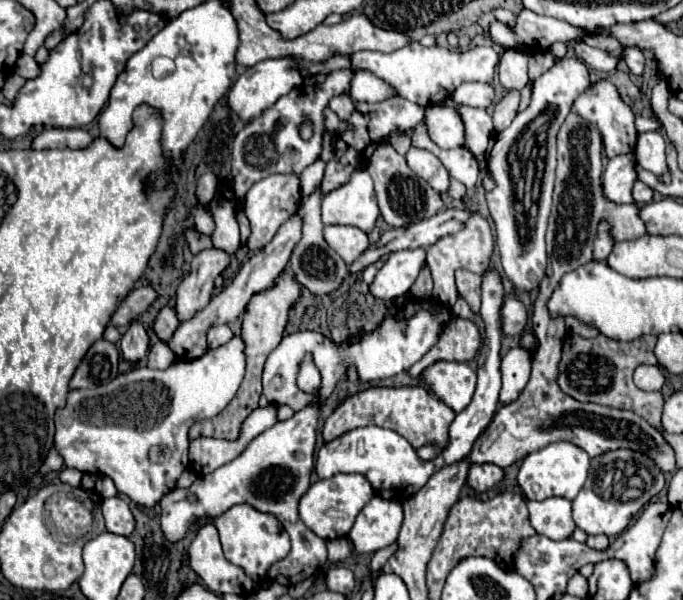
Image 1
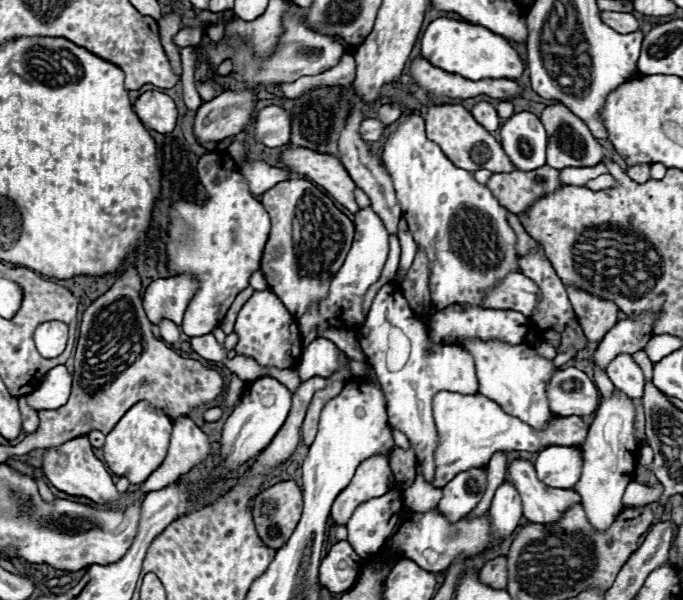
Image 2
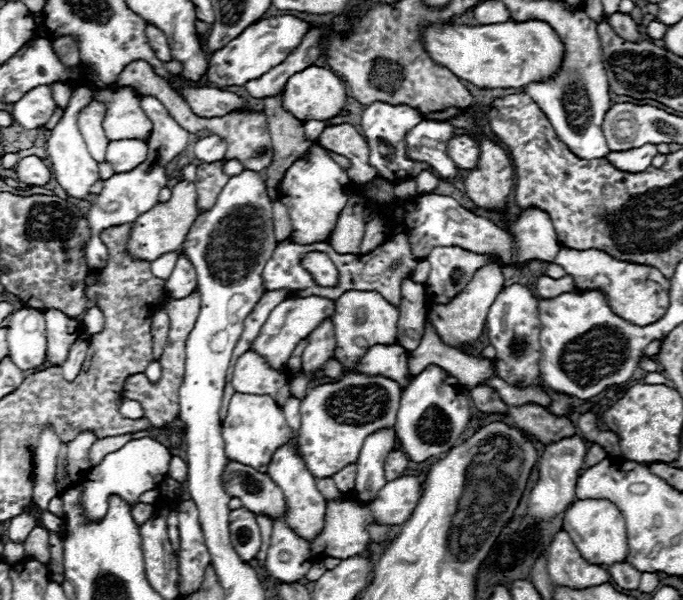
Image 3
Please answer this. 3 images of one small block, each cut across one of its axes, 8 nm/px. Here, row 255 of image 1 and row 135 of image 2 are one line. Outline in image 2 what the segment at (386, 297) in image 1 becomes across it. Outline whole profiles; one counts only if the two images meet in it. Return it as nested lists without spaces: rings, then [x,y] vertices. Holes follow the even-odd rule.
[[[410,114],[402,124],[396,126],[396,130],[388,136],[384,144],[382,162],[392,176],[396,196],[408,220],[414,242],[428,256],[430,296],[436,312],[442,312],[452,304],[484,306],[484,296],[488,296],[488,292],[496,288],[496,284],[500,284],[500,280],[504,280],[508,272],[520,272],[520,266],[516,264],[516,234],[506,220],[508,210],[498,204],[498,200],[486,186],[474,180],[472,172],[456,168],[444,156],[440,146],[432,144],[426,138],[424,120],[420,116]]]

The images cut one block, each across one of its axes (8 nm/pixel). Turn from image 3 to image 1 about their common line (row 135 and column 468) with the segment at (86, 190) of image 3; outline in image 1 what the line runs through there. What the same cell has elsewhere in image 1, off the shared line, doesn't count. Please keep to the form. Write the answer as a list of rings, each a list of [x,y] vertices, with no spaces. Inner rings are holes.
[[[412,42],[392,54],[380,52],[356,52],[352,58],[352,70],[372,70],[376,76],[392,82],[398,96],[420,104],[424,108],[444,102],[462,82],[492,82],[494,68],[500,62],[500,54],[492,46],[474,46],[470,50],[448,50],[442,46],[426,48],[418,42]]]

